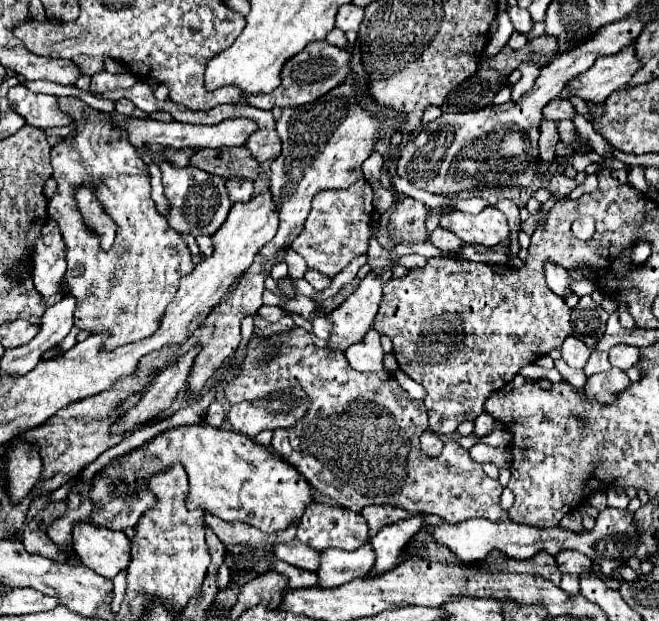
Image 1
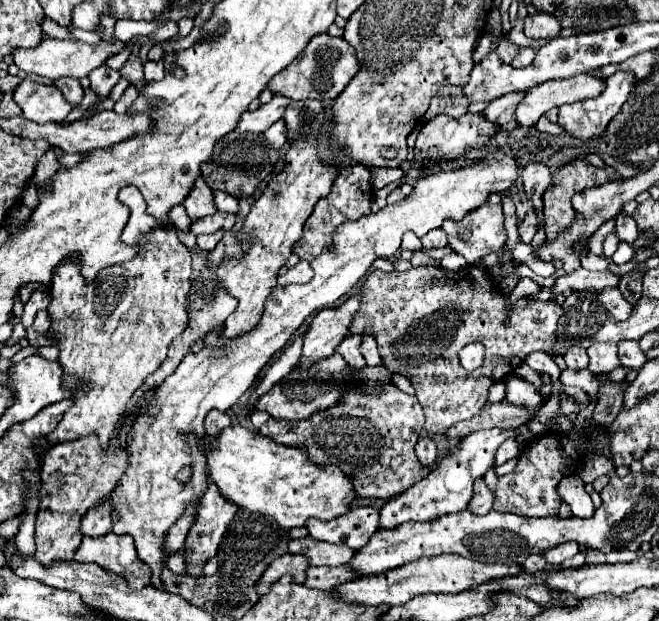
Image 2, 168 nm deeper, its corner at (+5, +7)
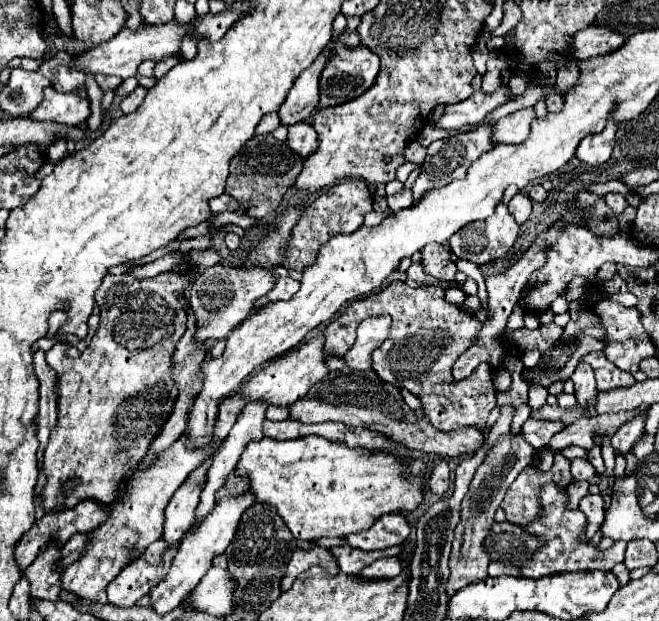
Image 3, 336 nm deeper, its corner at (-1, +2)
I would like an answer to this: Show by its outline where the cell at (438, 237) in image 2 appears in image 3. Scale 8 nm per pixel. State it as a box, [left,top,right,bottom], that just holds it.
[422,244,456,280]

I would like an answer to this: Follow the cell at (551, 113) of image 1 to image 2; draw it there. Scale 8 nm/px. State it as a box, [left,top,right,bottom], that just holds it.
[558,71,636,143]

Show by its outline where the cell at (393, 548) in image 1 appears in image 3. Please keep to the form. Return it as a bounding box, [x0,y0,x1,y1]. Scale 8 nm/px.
[522,418,564,448]

